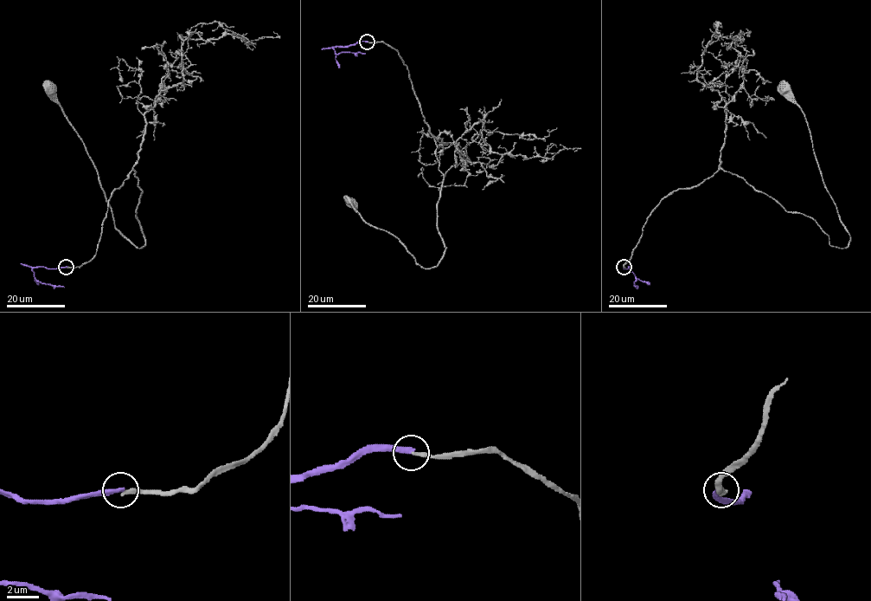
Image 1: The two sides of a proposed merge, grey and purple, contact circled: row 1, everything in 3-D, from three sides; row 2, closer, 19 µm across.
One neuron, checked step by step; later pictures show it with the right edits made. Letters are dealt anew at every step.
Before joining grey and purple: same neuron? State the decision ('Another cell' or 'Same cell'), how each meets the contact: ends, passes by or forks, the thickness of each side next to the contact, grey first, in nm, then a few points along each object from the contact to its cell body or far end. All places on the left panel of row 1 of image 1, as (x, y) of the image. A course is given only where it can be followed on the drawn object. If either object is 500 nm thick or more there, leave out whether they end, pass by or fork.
Another cell. At the ring grey ends. At the ring purple ends. Thickness 220 nm (grey) against 340 nm. Course of grey: (67, 267), (95, 254), (108, 201), (132, 169), (142, 190), (137, 248), (115, 227), (94, 164), (48, 87). Course of purple: (67, 267), (35, 267), (32, 270), (36, 280), (41, 283), (64, 287)

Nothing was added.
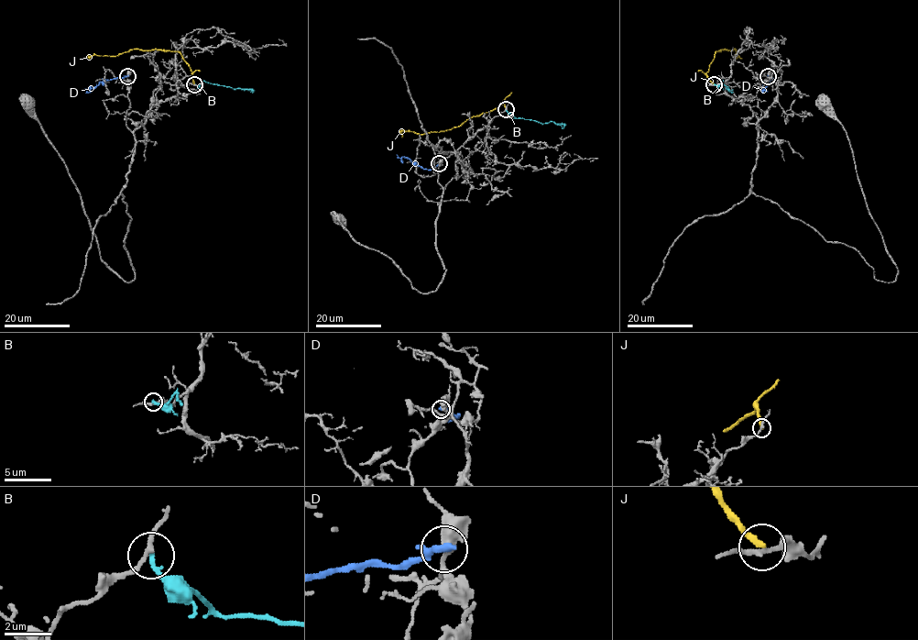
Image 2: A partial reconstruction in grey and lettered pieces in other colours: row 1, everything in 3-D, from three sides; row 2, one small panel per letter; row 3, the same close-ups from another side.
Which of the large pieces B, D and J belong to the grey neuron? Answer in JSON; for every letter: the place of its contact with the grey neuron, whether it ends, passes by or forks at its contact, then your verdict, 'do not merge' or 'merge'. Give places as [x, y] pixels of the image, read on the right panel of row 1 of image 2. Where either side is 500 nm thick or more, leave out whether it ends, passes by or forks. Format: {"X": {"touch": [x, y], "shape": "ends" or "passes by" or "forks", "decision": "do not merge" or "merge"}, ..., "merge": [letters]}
{"B": {"touch": [714, 84], "shape": "ends", "decision": "do not merge"}, "D": {"touch": [768, 76], "shape": "ends", "decision": "do not merge"}, "J": {"touch": [714, 84], "shape": "ends", "decision": "do not merge"}, "merge": []}

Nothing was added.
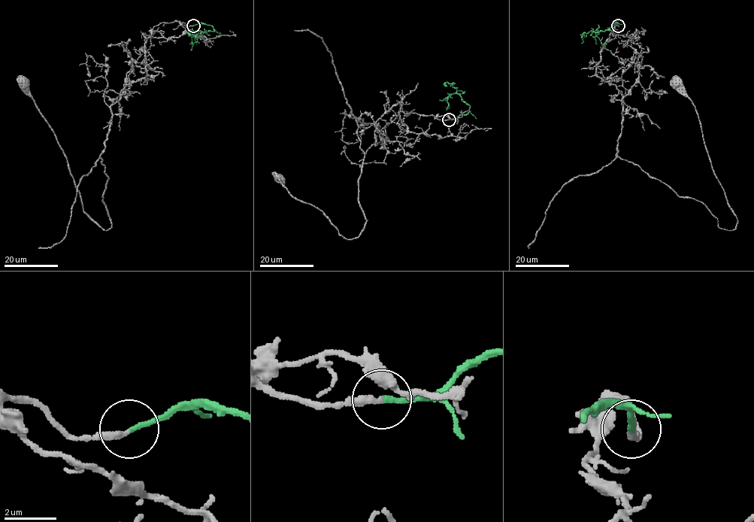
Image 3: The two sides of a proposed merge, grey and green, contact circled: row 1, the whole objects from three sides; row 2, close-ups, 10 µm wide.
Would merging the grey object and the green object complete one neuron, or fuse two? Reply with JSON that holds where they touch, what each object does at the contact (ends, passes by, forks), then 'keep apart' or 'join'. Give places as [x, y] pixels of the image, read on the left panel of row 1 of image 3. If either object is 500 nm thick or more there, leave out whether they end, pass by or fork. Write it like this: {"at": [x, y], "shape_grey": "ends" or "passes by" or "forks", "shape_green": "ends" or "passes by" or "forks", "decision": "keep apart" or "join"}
{"at": [193, 25], "shape_grey": "ends", "shape_green": "ends", "decision": "join"}

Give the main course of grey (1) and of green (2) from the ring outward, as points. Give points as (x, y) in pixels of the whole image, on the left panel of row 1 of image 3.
1: (193, 25), (155, 25), (146, 76), (110, 107), (107, 230), (83, 210), (22, 81)
2: (193, 25), (201, 22), (210, 25), (214, 31), (192, 33), (190, 50)

